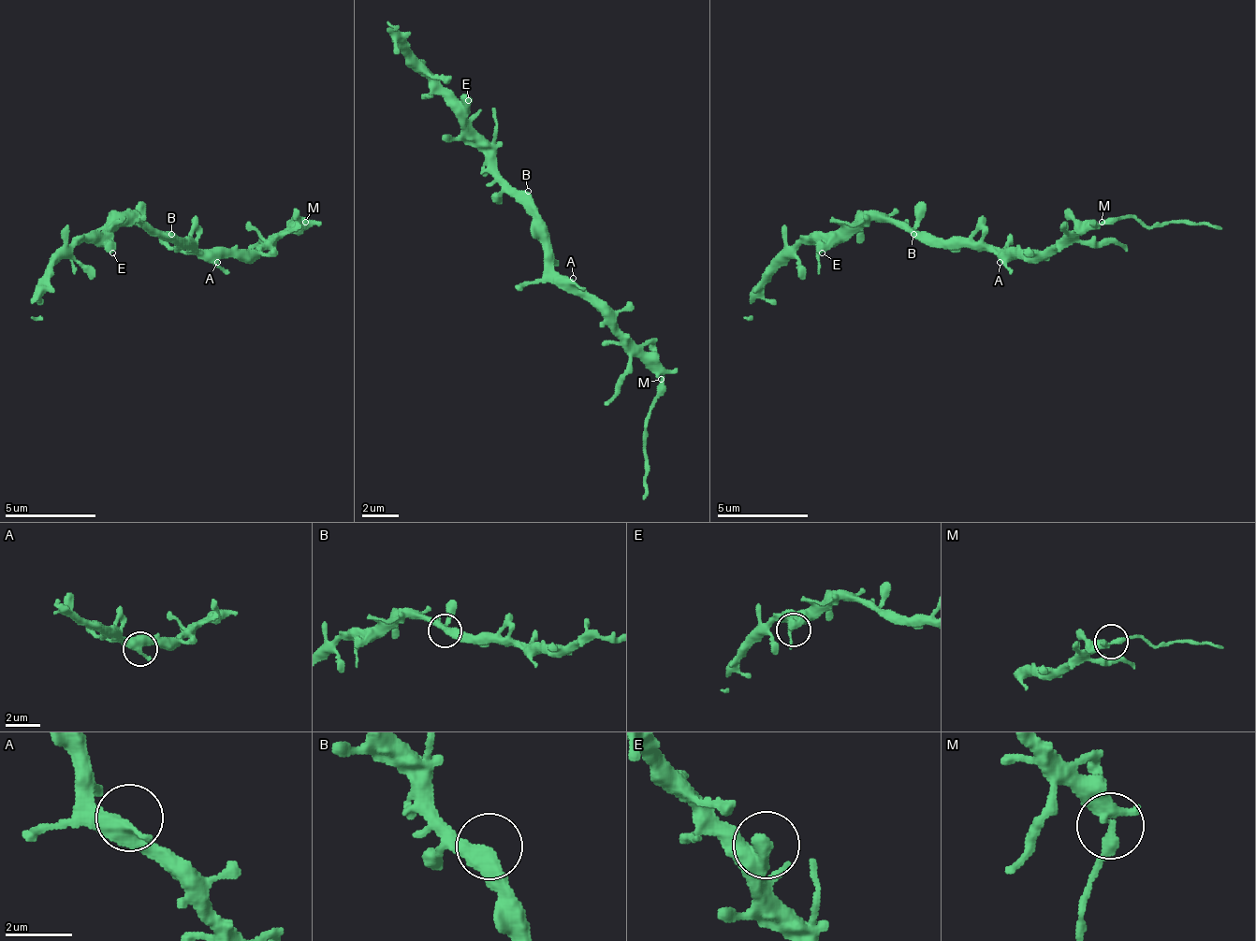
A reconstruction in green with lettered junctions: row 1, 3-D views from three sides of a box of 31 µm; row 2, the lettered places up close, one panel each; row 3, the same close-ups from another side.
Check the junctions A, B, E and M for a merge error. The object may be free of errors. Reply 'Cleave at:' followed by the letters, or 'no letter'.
Cleave at: M

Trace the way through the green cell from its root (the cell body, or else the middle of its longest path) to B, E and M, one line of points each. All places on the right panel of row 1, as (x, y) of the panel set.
B: (958, 248), (936, 248), (913, 234)
E: (958, 248), (931, 248), (890, 221), (858, 221), (822, 253)
M: (958, 248), (991, 248), (995, 253), (1059, 253), (1073, 238), (1091, 230), (1101, 221)

